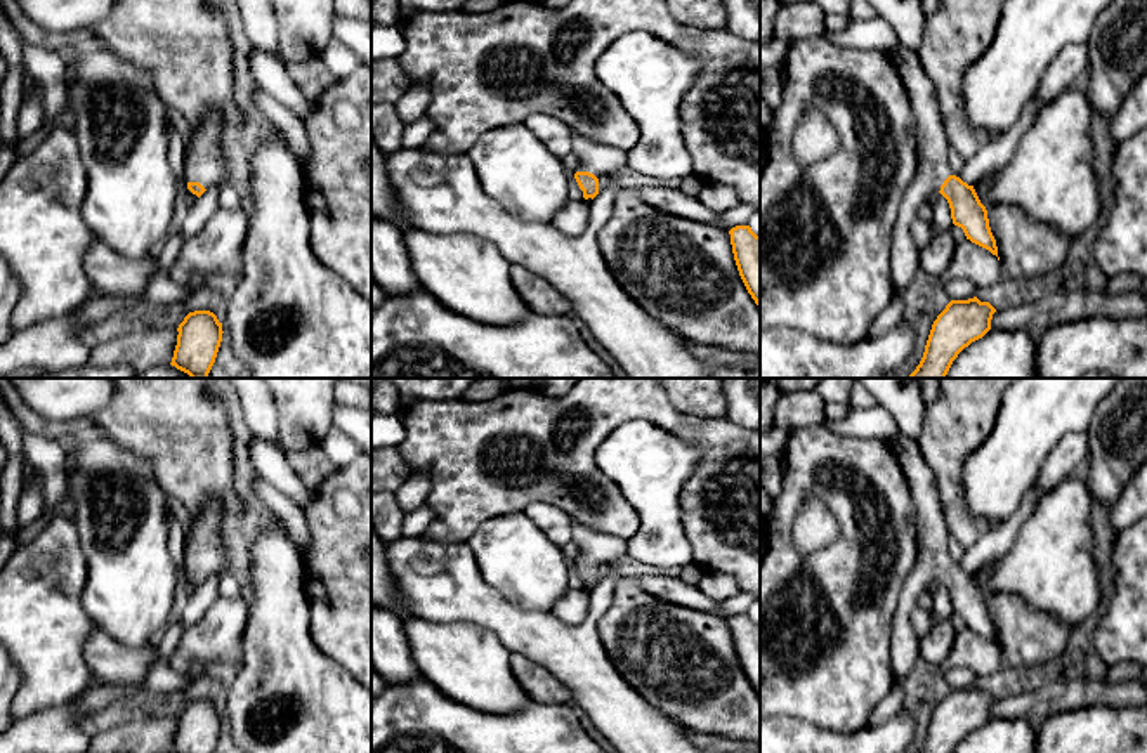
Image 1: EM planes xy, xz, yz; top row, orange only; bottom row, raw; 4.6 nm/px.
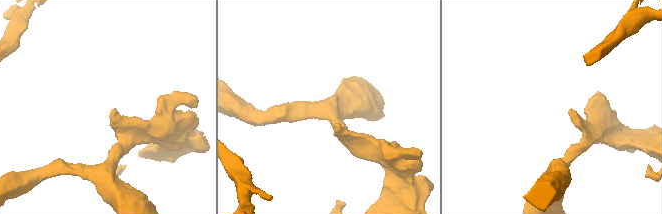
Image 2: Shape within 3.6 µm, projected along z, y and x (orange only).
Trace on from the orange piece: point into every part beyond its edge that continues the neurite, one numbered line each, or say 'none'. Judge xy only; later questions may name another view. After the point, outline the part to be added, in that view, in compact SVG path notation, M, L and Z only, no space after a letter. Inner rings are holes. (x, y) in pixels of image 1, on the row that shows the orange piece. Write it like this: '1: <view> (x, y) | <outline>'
1: xy (205, 163) | M210 108L205 120L191 128L191 144L184 161L184 179L200 182L205 189L222 189L229 184L229 163L222 153L222 116Z

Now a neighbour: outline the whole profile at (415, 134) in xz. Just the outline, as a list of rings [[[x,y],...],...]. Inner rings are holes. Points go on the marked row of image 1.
[[[423,116],[413,123],[406,123],[401,135],[401,147],[423,147],[432,130],[434,123],[429,116]]]

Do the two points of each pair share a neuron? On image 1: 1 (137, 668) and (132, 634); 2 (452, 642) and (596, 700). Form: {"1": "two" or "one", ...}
{"1": "two", "2": "two"}

